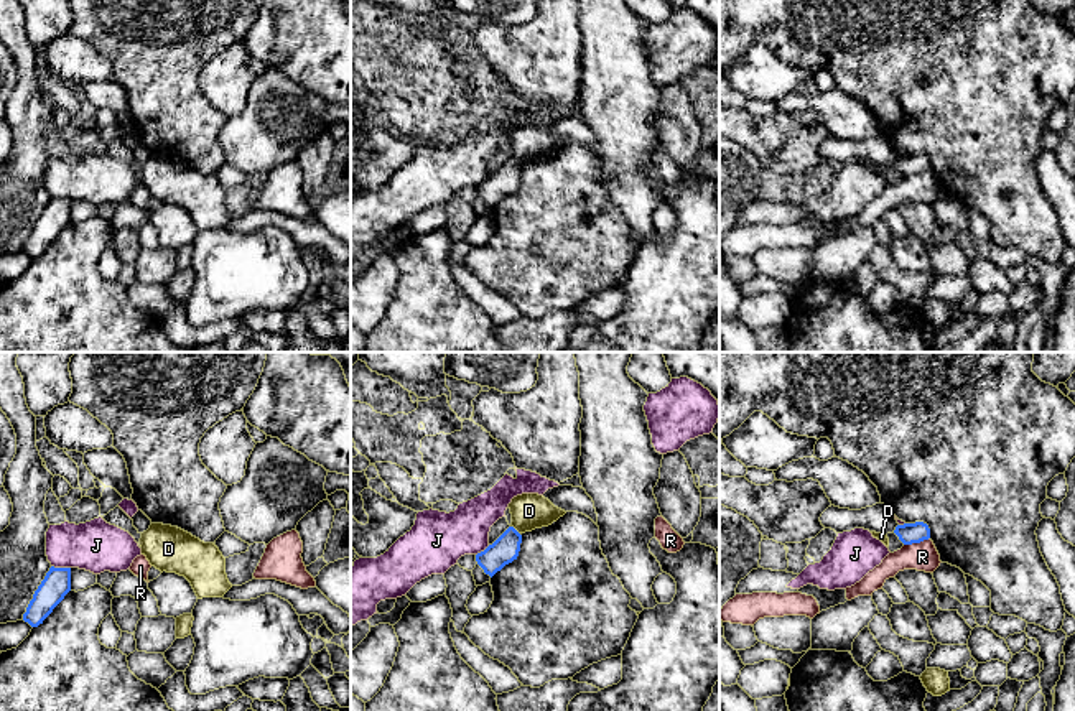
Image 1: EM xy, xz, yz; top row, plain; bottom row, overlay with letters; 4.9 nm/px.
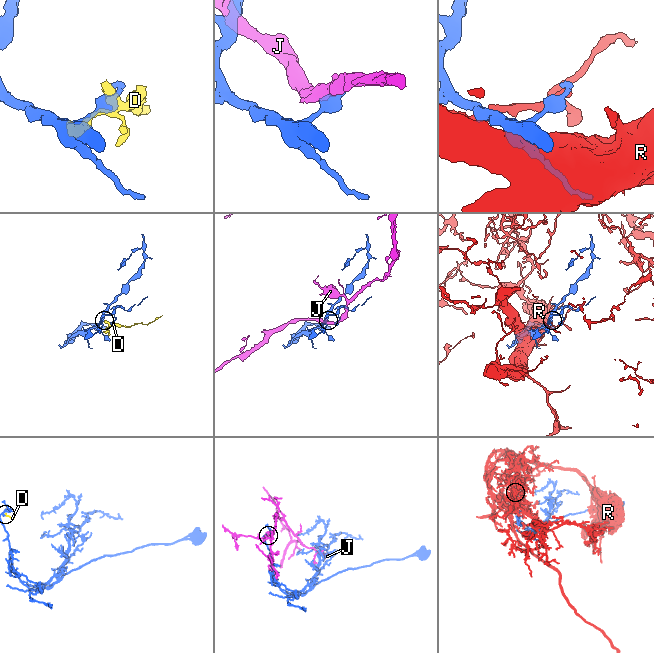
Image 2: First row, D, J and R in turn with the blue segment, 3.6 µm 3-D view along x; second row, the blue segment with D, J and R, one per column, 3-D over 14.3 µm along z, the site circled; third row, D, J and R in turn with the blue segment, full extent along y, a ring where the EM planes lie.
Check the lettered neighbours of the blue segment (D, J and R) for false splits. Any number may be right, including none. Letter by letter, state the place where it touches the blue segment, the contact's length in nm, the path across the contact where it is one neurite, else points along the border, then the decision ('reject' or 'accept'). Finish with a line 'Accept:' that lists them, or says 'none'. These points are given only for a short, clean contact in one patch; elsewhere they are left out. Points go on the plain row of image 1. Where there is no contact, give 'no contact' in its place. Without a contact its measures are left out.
D: meets blue in xz at (516, 162); contact 60 nm long; border along xz (512, 157), (519, 165); reject
J: meets blue in xy at (61, 199); contact 100 nm long; reject
R: meets blue in yz at (916, 173); contact 130 nm long; reject
Accept: none

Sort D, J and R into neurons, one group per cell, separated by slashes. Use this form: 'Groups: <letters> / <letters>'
Groups: D / J / R

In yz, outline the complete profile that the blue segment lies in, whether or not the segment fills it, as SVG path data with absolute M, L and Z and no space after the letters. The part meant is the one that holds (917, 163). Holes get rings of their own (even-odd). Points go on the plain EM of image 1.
M924 153L897 156L894 165L904 176L920 174L930 170L930 160Z

